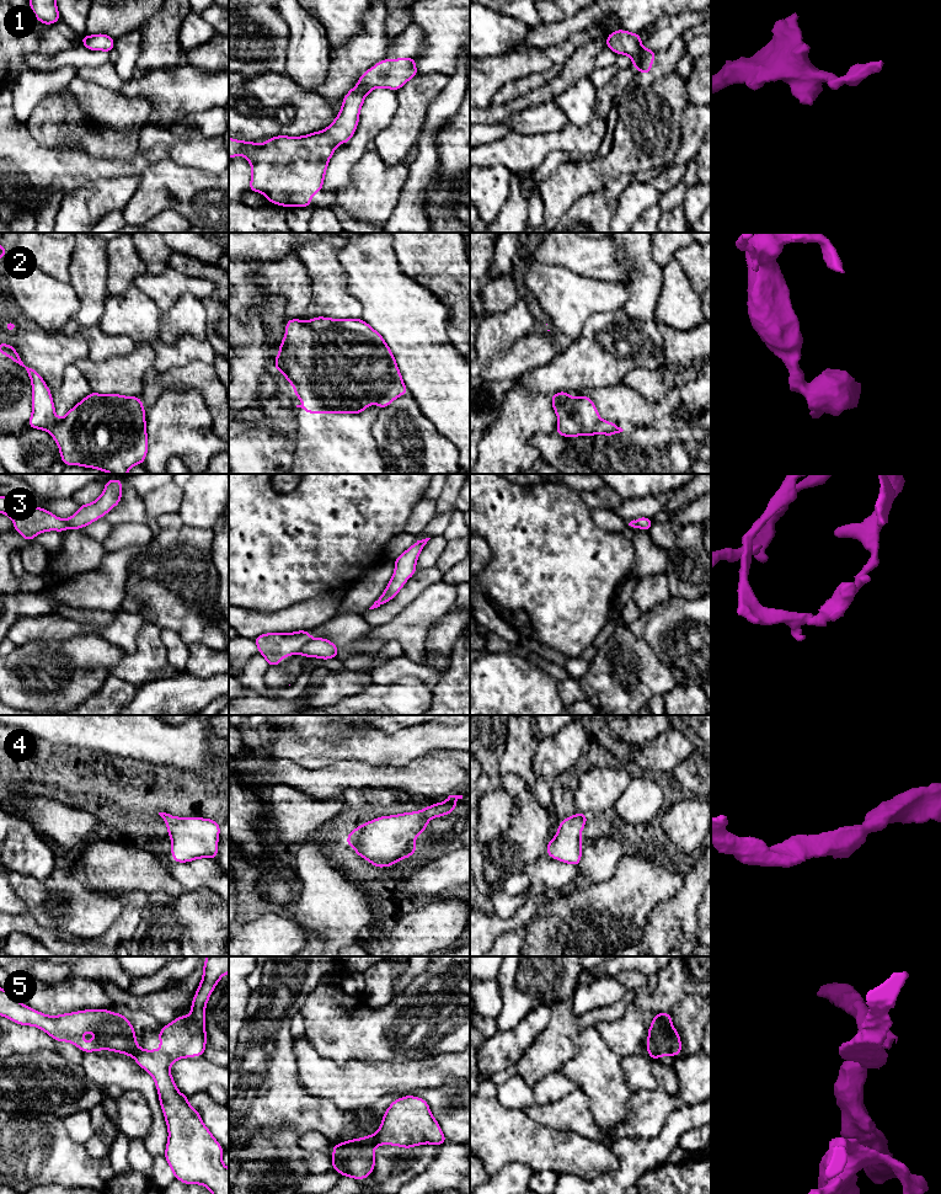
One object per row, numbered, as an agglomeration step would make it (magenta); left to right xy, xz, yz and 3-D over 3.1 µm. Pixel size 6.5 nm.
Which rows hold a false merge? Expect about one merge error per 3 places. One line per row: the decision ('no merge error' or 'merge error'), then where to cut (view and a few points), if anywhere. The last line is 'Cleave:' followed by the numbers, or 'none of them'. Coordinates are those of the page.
1: no merge error | no cut
2: no merge error | no cut
3: merge error | xz (310, 639), (299, 651)
4: no merge error | no cut
5: merge error | xz (374, 1135), (378, 1144)
Cleave: 3, 5

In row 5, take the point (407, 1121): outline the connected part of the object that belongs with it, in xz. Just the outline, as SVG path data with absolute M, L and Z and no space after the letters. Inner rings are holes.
M405 1096L390 1104L375 1136L378 1145L403 1148L422 1144L443 1145L448 1141L428 1103L413 1096Z

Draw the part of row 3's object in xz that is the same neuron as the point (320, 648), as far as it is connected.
M317 638L303 645L300 655L304 657L319 657L322 660L335 659L338 656L337 646L328 639Z

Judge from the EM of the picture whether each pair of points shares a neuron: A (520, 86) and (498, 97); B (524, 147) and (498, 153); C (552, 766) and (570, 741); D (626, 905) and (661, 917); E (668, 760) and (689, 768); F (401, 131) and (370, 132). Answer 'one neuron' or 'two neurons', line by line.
A: one neuron
B: one neuron
C: one neuron
D: two neurons
E: two neurons
F: two neurons

